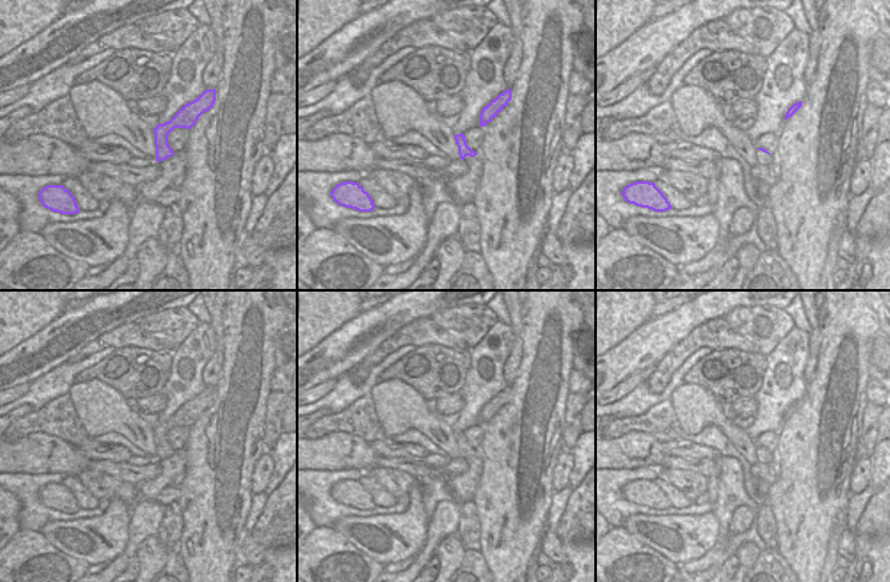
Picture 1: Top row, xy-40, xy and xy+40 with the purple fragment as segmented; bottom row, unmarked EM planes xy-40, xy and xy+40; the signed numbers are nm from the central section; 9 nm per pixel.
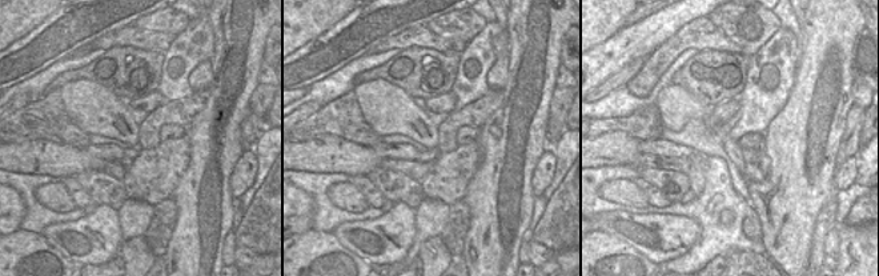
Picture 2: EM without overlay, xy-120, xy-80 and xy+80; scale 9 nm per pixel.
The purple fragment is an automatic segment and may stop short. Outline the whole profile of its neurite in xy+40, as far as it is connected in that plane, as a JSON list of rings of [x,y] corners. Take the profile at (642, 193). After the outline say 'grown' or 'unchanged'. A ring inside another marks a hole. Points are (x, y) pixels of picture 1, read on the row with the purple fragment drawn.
[[[636,181],[626,185],[622,192],[626,202],[634,204],[641,208],[648,208],[654,212],[666,212],[671,209],[670,202],[664,193],[656,186],[654,182]]]; unchanged

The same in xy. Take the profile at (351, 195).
[[[345,181],[337,184],[332,192],[330,197],[340,206],[356,209],[358,212],[372,212],[376,206],[372,197],[358,182]]]; unchanged

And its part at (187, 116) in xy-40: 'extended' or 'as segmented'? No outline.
as segmented

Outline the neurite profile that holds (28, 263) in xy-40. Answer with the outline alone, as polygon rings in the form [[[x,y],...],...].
[[[20,230],[0,252],[0,284],[13,290],[69,290],[88,269],[28,230]]]

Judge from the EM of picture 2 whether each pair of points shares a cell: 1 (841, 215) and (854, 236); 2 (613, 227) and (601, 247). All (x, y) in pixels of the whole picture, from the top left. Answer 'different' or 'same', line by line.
1: different
2: different

